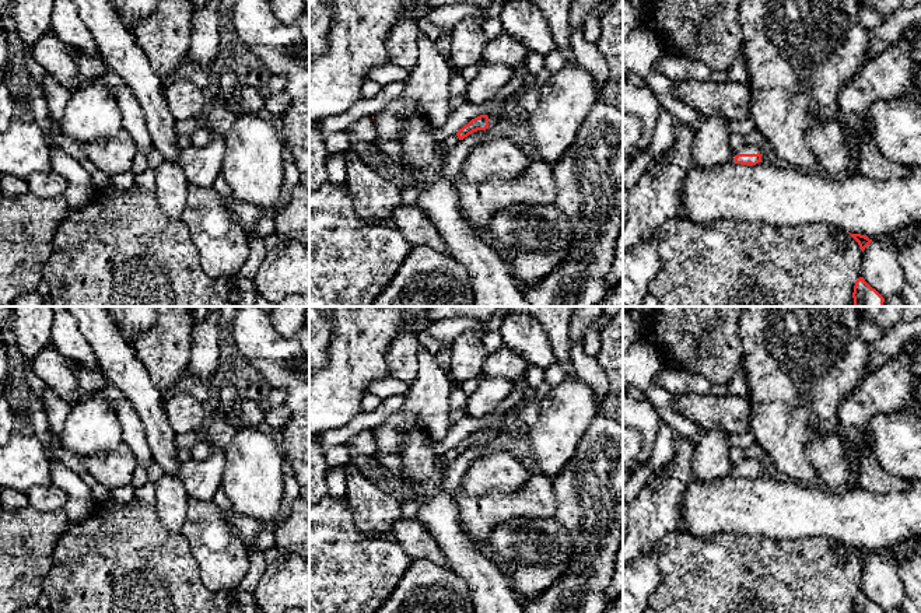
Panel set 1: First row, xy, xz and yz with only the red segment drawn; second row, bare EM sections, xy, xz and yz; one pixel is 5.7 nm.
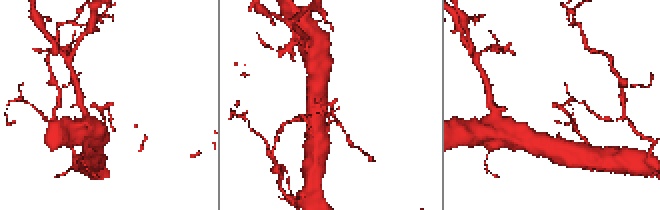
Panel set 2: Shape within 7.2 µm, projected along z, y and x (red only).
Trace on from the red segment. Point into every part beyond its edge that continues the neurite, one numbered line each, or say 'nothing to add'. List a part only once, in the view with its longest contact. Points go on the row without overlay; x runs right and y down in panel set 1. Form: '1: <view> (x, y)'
1: yz (748, 462)

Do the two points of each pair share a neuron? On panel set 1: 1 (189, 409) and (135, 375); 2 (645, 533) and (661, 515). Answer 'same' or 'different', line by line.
1: different
2: same

